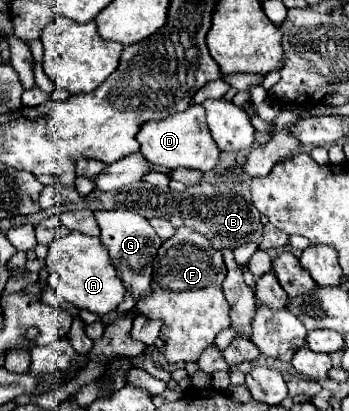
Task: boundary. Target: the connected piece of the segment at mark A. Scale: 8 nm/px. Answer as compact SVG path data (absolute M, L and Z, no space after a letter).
M78 230L68 232L62 238L56 238L48 248L46 268L50 272L48 284L72 306L86 308L94 314L108 314L124 300L124 284L112 268L112 260L100 238L82 234Z

